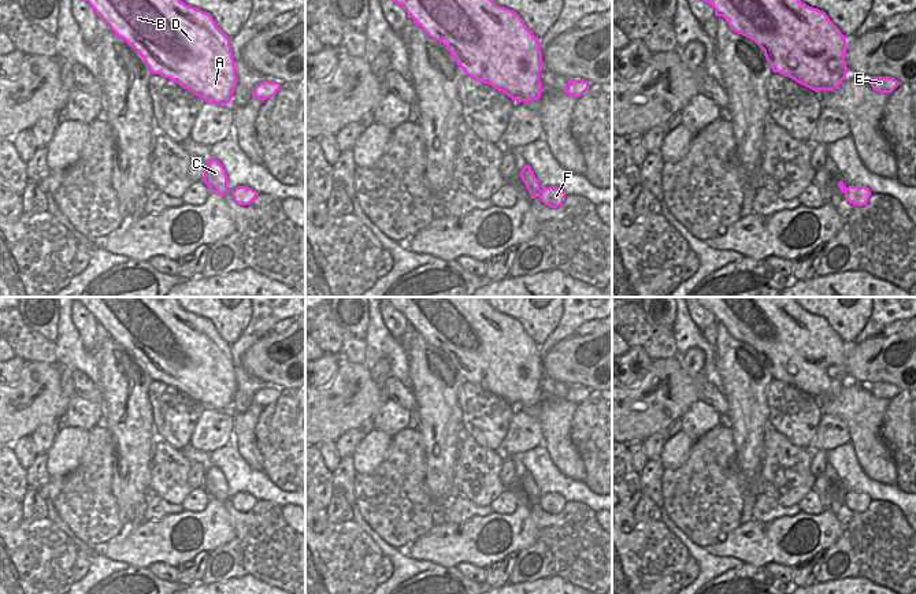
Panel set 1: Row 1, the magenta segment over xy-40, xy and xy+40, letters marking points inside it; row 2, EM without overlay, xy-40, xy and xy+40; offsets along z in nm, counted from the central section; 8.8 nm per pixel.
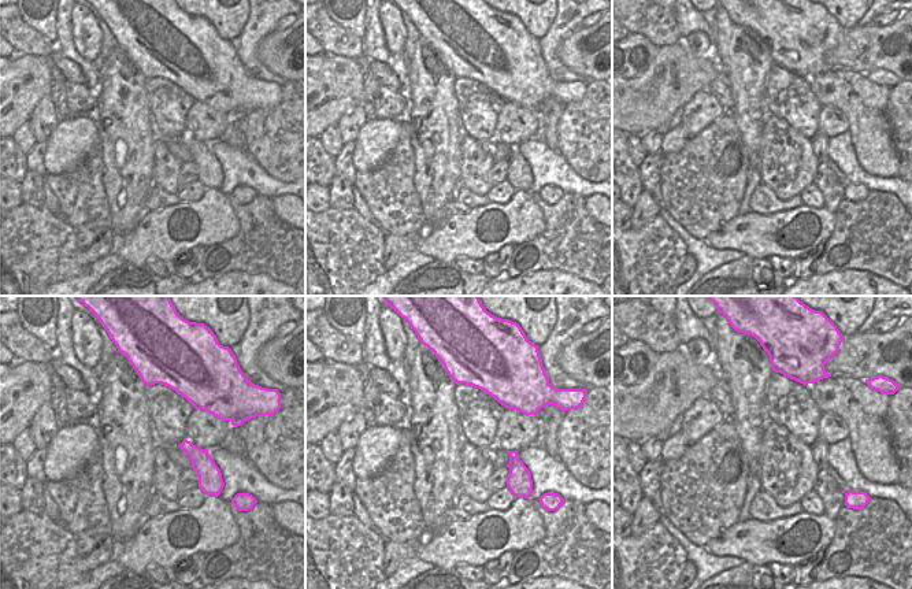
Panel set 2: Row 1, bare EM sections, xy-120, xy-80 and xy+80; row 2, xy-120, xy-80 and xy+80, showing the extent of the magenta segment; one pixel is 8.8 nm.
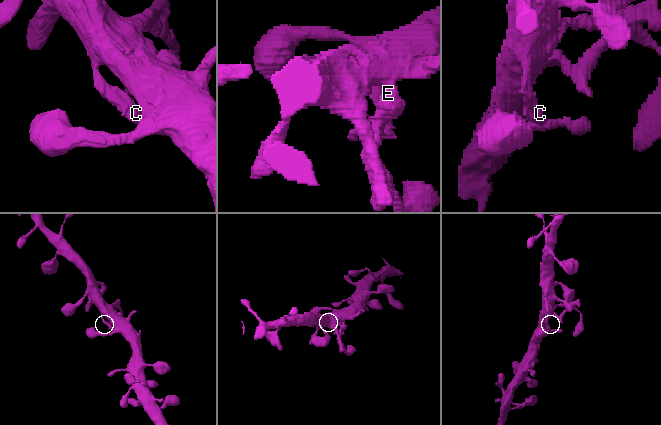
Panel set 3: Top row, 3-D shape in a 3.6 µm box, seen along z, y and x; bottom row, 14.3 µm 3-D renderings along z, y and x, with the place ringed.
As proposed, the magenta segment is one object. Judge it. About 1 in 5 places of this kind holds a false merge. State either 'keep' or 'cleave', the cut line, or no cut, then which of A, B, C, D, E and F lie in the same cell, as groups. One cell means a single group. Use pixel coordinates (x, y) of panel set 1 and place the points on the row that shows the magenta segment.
keep | no cut | A B C D E F

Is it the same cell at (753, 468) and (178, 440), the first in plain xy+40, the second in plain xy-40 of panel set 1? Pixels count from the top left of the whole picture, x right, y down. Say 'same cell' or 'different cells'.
different cells

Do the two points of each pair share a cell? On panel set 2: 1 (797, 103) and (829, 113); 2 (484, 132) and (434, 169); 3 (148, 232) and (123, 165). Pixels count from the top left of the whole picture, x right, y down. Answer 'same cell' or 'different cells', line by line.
1: different cells
2: different cells
3: different cells

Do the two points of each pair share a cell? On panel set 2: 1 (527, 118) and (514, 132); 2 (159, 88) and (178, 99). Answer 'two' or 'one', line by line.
1: one
2: one

